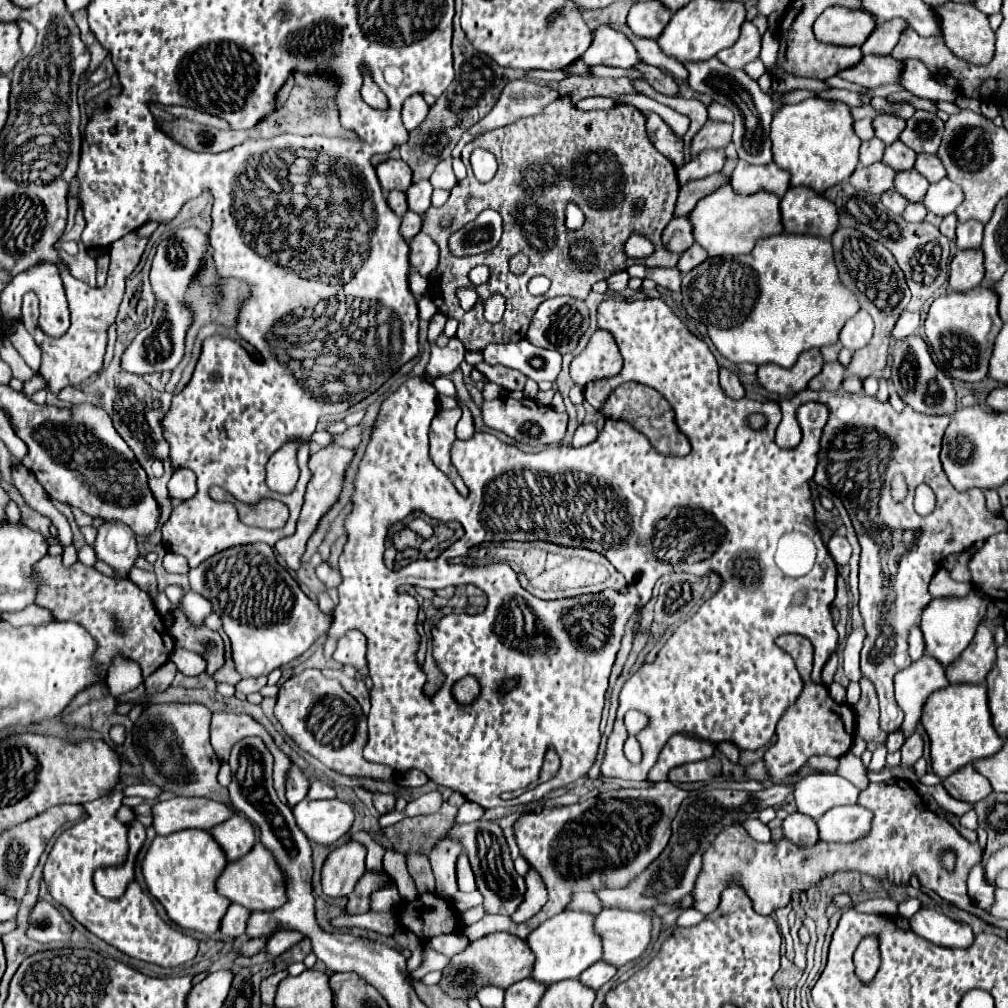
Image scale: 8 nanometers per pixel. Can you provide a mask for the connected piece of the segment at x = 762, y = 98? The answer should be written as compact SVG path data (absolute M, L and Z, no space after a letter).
M716 57L710 61L684 63L688 69L688 83L694 91L710 95L714 101L726 105L734 113L734 145L742 161L752 165L766 165L772 161L772 143L770 143L770 121L774 117L774 101L770 93L764 93L756 81L752 81L744 71L728 69Z

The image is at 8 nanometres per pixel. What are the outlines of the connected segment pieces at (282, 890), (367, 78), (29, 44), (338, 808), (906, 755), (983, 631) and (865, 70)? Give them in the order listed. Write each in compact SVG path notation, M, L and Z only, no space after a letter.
M256 843L250 853L240 857L234 863L228 863L222 875L218 877L218 889L220 895L228 897L232 903L240 903L252 911L272 911L276 907L282 907L286 897L286 875L282 873L280 865L276 863L272 851L268 851L264 845Z
M362 66L363 85L361 88L362 99L373 108L386 109L388 107L388 100L385 94L373 82L367 68Z
M18 21L18 27L22 31L22 35L20 35L22 53L28 55L32 51L32 47L34 47L34 41L36 41L36 29L28 21Z
M304 799L292 809L292 813L306 837L320 845L338 841L354 823L352 805L340 799Z
M914 733L910 739L906 739L906 743L902 745L902 765L904 767L912 767L920 757L922 757L922 735Z
M980 623L972 645L946 667L950 683L982 683L996 661L996 643L992 627Z
M862 55L856 65L840 71L838 77L874 89L886 83L896 83L896 77L900 77L900 61L890 55Z

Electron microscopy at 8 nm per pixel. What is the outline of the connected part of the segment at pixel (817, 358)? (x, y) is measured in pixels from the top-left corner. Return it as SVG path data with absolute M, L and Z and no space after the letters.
M810 349L810 351L804 351L798 363L790 369L784 369L774 363L760 365L758 379L772 393L780 393L780 395L792 393L794 395L806 389L808 381L816 377L822 371L822 367L824 367L824 359L822 359L820 349Z

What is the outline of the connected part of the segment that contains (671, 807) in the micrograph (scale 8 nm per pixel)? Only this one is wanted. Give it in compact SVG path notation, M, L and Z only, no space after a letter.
M670 781L654 783L648 789L616 789L600 793L598 797L580 801L576 805L544 809L530 813L514 825L518 835L520 855L540 873L548 889L548 903L538 915L526 923L514 923L504 915L484 915L478 923L464 929L470 941L494 931L508 931L518 937L528 937L540 923L566 909L576 891L620 889L640 875L668 845L670 823L680 803L690 793L678 789Z

